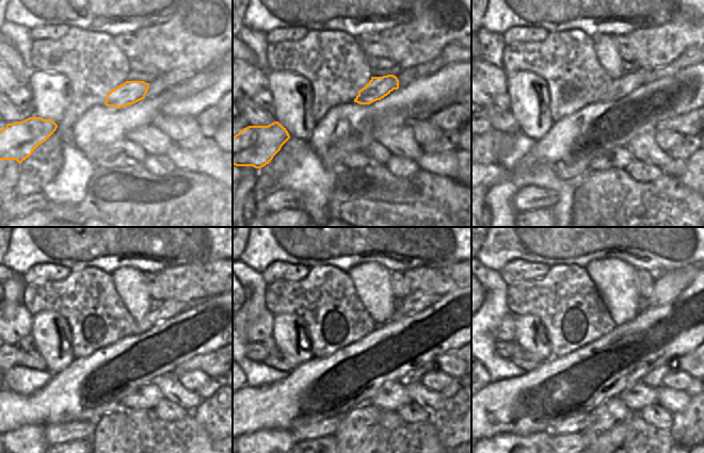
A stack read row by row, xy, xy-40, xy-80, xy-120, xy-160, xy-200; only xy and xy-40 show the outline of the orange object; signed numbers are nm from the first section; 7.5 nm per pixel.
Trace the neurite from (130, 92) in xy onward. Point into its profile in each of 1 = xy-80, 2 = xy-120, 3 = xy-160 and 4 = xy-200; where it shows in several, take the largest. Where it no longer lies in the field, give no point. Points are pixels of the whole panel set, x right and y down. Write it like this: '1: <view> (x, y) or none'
1: xy-80 (619, 87)
2: xy-120 (171, 307)
3: xy-160 (417, 302)
4: xy-200 (668, 286)

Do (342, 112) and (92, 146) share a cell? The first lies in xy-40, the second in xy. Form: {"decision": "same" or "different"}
{"decision": "same"}

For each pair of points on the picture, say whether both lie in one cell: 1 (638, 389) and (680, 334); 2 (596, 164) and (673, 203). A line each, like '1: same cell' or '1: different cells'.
1: different cells
2: different cells

